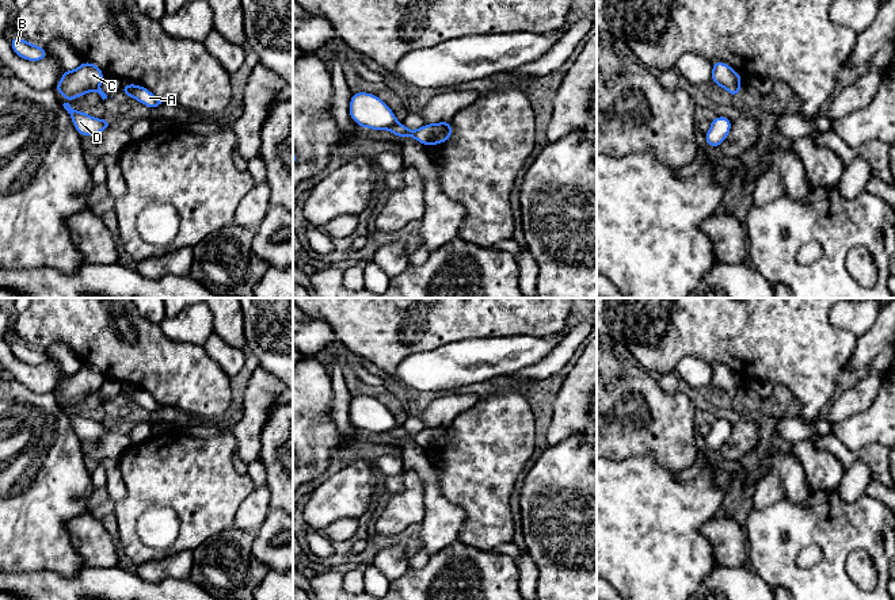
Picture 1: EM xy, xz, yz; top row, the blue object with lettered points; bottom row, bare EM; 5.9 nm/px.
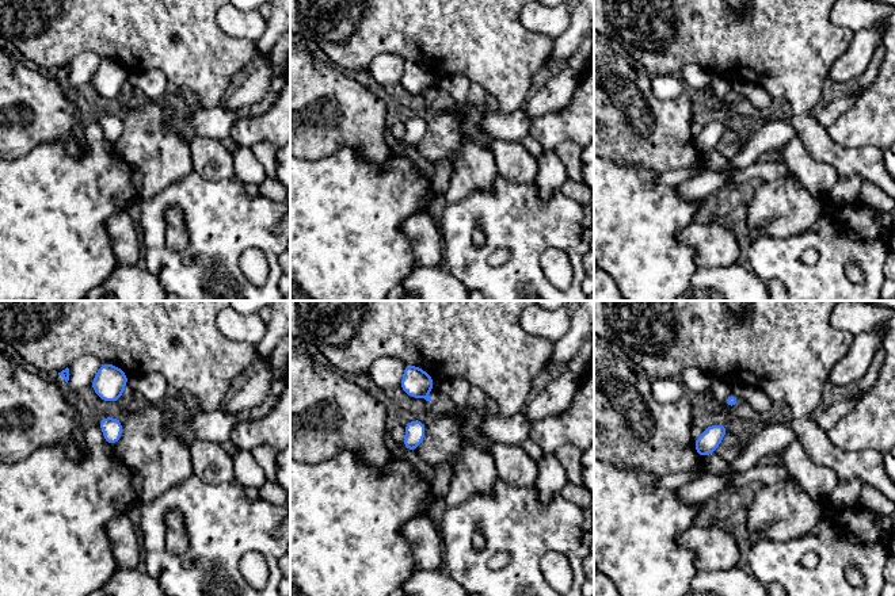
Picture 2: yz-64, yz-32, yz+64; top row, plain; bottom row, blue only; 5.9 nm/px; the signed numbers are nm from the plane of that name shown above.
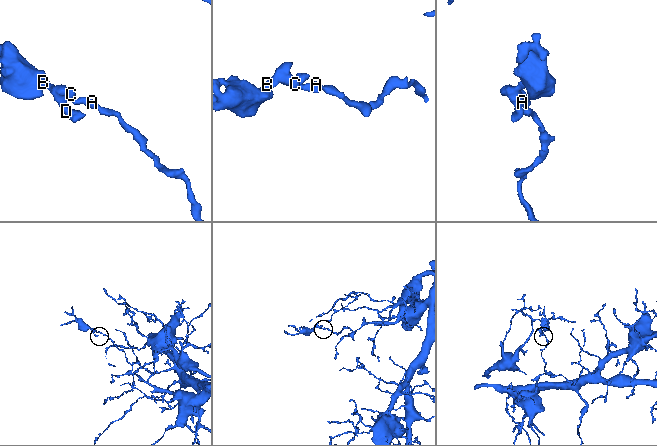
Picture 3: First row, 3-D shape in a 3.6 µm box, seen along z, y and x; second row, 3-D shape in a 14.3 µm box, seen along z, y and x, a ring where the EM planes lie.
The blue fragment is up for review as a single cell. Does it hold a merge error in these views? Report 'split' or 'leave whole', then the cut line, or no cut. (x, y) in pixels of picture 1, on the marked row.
split; cut in yz along (739, 86), (728, 86), (726, 88)

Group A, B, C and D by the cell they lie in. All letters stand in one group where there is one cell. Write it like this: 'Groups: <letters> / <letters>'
Groups: A / B C D

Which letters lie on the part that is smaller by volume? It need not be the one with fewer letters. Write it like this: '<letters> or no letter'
B, C, D

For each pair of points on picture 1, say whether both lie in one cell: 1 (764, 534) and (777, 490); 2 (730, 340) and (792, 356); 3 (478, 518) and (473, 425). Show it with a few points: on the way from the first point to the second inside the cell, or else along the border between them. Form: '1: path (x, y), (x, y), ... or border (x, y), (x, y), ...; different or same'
1: border (804, 505), (779, 500), (764, 508), (754, 508); different
2: path (745, 340), (777, 341); same
3: path (478, 495), (478, 448); same

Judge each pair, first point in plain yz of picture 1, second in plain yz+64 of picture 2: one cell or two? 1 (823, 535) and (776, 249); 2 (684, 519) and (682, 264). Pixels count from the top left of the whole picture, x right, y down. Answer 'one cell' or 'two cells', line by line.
1: one cell
2: one cell

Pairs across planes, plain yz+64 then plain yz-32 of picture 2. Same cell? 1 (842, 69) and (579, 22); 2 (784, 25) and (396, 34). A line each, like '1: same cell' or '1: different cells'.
1: same cell
2: same cell

